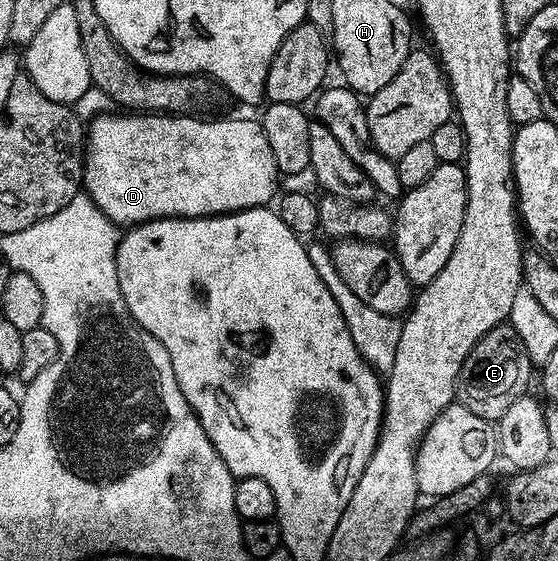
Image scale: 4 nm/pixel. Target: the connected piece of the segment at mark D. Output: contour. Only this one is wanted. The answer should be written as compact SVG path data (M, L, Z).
M120 112L124 114L100 114L93 120L92 126L87 127L86 130L86 153L84 155L84 185L83 189L86 191L88 197L94 200L94 204L109 220L117 224L139 224L141 222L155 222L157 218L210 218L213 216L219 216L221 214L234 214L238 210L253 210L255 206L267 207L268 202L277 197L278 194L278 179L281 177L278 164L274 164L274 152L270 149L270 140L266 140L266 132L263 125L259 121L256 122L252 118L216 118L213 122L207 122L204 118L196 118L200 116L177 116L171 112Z

